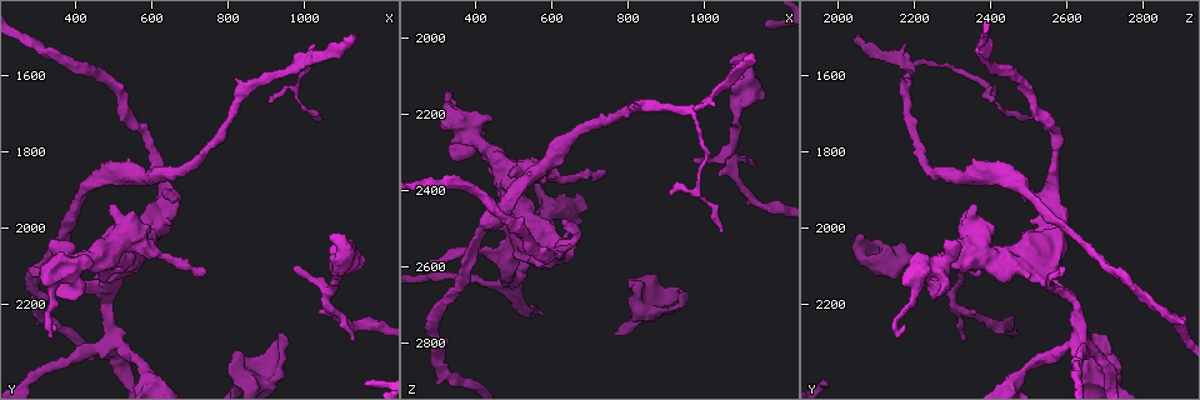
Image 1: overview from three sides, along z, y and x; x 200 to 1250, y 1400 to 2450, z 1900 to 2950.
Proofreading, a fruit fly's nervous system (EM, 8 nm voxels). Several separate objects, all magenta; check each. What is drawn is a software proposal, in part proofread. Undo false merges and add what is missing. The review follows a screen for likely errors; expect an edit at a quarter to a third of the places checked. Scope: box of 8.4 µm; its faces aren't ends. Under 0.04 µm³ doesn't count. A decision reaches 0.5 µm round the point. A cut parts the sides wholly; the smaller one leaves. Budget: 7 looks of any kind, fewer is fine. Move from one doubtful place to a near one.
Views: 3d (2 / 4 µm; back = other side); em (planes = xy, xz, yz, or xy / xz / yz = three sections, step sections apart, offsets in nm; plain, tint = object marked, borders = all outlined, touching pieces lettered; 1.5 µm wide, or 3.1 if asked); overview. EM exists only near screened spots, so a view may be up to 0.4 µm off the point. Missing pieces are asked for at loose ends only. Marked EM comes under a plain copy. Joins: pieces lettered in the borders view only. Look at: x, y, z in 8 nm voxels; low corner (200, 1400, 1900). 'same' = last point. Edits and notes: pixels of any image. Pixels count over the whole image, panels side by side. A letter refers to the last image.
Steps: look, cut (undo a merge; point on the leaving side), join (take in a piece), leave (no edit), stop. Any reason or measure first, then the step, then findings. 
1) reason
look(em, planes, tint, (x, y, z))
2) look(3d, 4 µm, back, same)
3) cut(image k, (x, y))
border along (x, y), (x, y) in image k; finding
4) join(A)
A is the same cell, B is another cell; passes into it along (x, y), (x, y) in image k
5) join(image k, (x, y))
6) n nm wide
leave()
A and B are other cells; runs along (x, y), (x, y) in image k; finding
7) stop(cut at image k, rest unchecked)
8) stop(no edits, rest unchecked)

an open end
look(em, 3.1 µm, yz, step 8, borders, (1065, 2020, 2065))

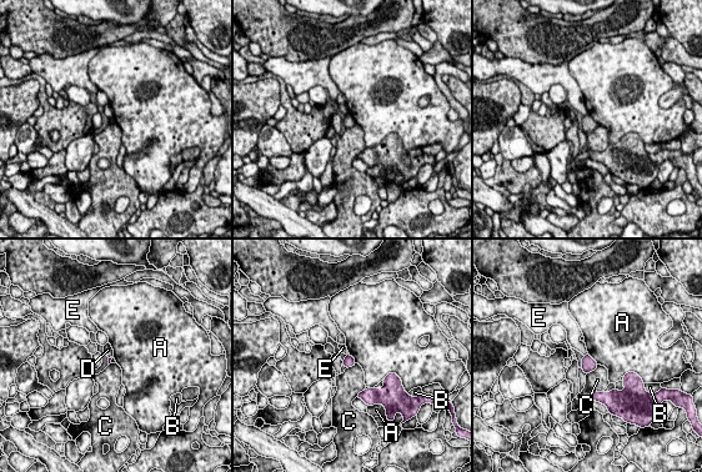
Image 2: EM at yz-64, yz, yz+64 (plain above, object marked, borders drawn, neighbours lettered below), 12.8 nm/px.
cut it another way
look(em, 3.1 µm, planes, borders, same)

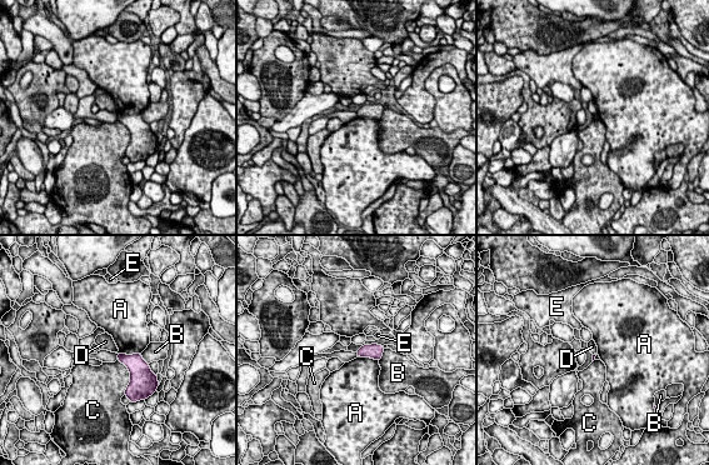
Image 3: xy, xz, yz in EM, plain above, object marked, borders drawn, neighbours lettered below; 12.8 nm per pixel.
leave()
A, B, C, D and E are other cells; border along (140, 351), (118, 354) in image 3; no lettered piece goes on from it

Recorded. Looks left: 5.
thin end
look(3d, 4 µm, (975, 2105, 2310))

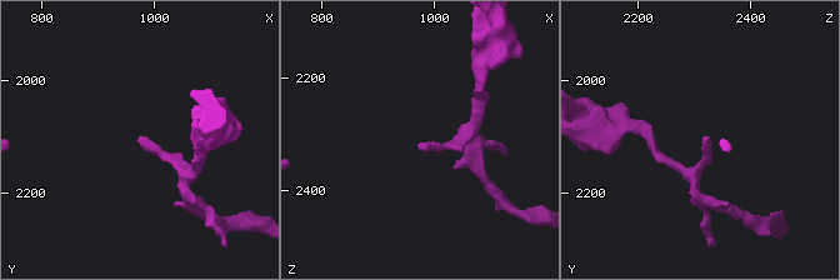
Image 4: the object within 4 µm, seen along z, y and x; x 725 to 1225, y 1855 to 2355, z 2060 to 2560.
look(em, yz, step 4, borders, (970, 2105, 2315))

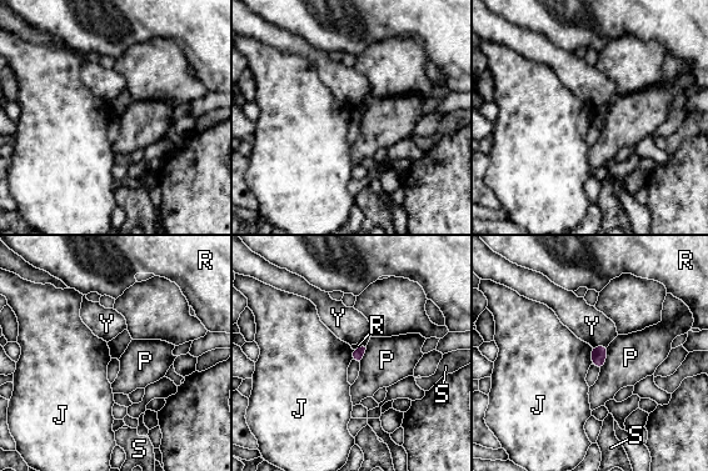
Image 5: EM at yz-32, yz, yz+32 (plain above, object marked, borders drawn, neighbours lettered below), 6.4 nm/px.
look(em, planes, borders, same)

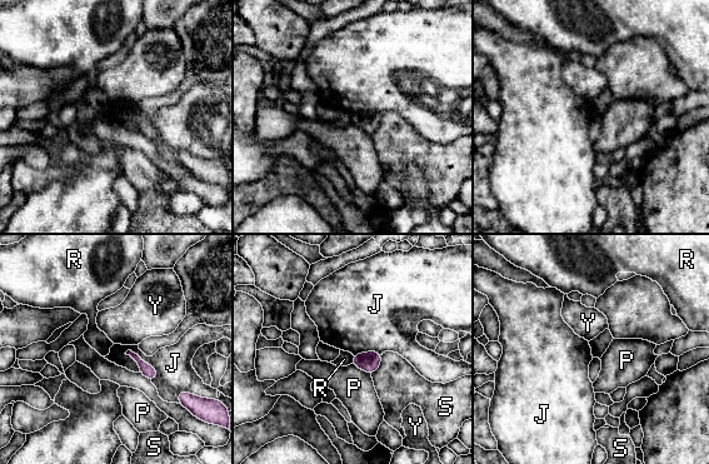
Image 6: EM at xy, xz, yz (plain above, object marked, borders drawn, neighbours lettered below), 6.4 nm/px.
leave()
J, P, R, S and Y are other cells; border along (124, 353), (149, 363), (155, 379) in image 6; none of them fits

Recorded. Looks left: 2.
an open end
look(em, xz, step 8, borders, (1135, 2285, 2340))

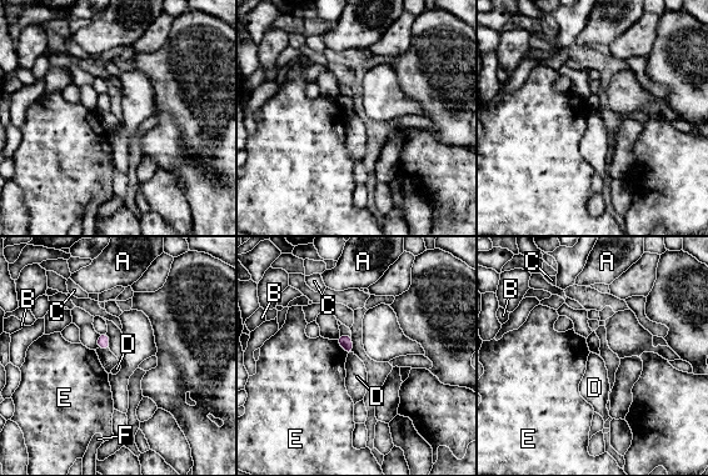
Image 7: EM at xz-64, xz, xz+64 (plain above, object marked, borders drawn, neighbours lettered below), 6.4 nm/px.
leave()
A, B, C, D, E and F are other cells; border along (353, 352), (348, 355) in image 7; no lettered piece goes on from it

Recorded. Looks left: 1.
stop(no edits, rest unchecked)

